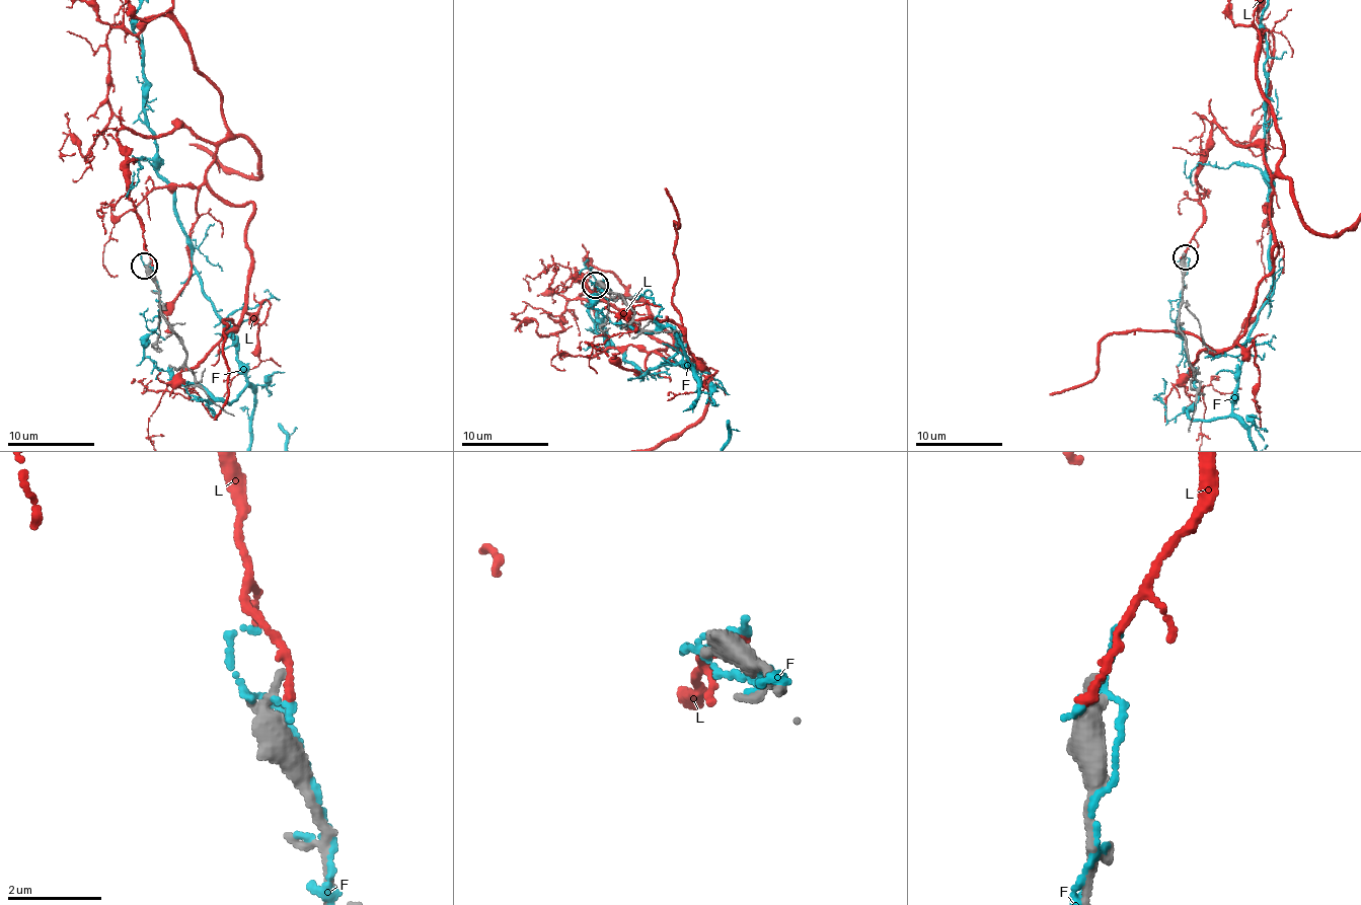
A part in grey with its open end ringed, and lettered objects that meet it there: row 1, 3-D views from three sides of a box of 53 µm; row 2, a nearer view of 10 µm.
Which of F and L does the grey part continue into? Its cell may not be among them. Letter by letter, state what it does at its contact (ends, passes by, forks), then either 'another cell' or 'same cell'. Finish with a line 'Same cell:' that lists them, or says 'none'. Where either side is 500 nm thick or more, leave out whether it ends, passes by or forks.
F: it passes by | another cell
L: it ends | another cell
Same cell: none

